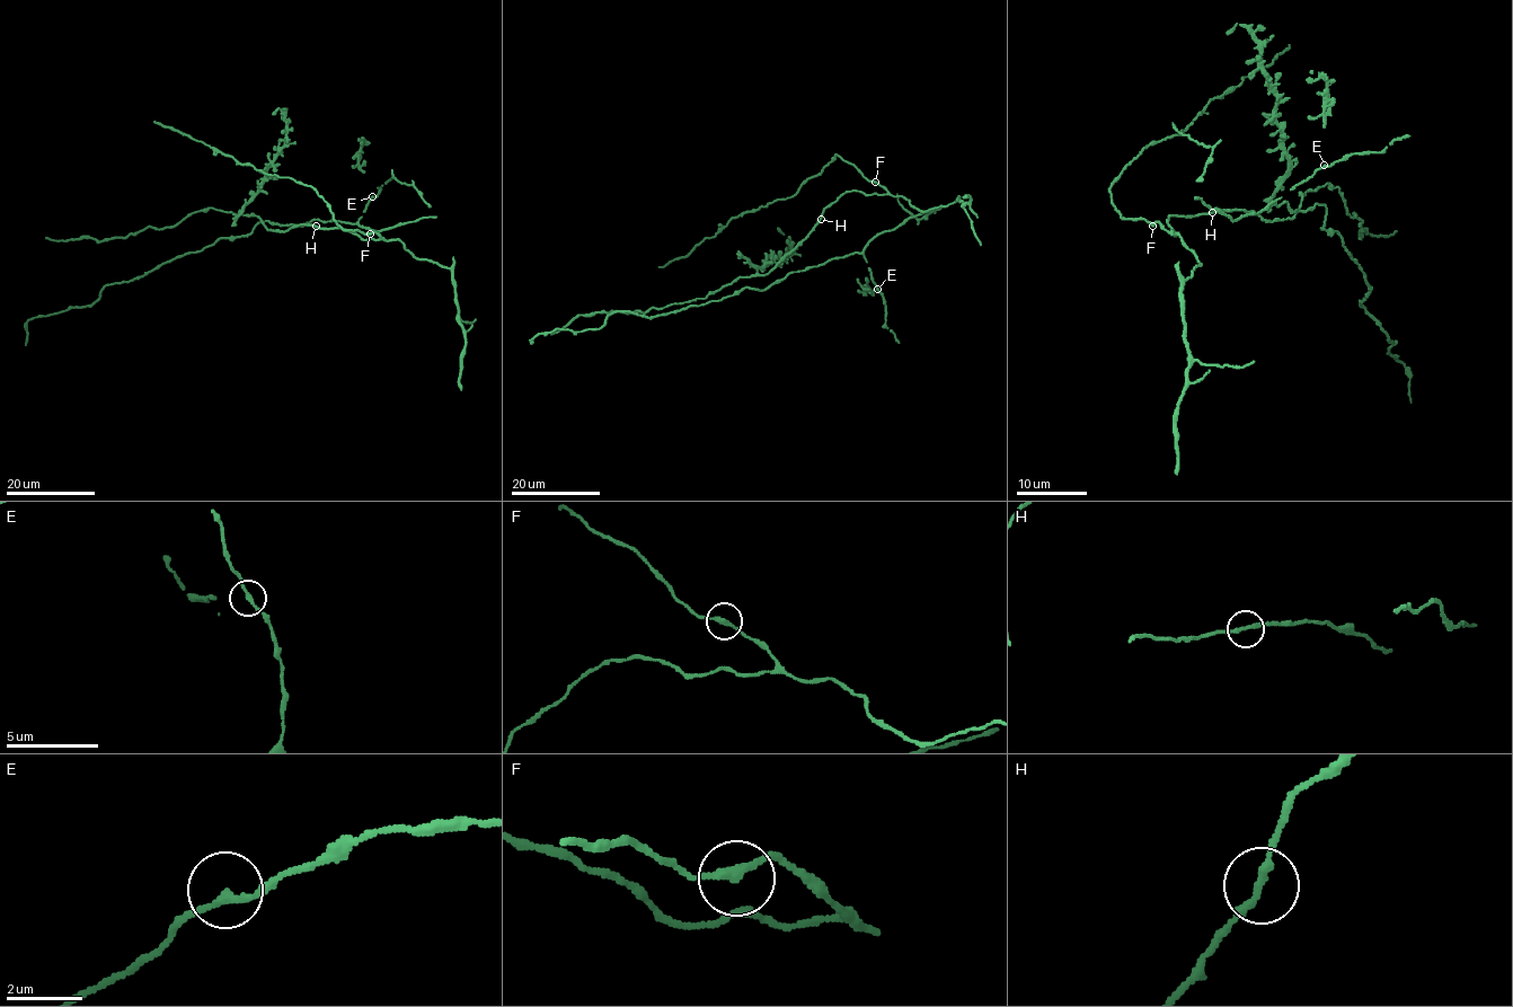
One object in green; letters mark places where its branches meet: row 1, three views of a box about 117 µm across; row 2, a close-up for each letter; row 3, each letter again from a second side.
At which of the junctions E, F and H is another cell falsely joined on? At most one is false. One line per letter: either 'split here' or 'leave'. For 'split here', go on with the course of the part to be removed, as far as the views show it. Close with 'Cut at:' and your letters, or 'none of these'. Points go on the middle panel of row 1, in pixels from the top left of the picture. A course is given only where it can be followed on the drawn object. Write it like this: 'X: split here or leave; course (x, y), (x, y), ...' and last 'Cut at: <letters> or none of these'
E: leave
F: leave
H: leave
Cut at: none of these

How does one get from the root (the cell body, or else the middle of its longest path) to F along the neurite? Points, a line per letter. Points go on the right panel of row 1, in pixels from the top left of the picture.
F: (1212, 211), (1195, 215), (1170, 215), (1167, 221), (1174, 233), (1167, 232), (1158, 221), (1152, 224)

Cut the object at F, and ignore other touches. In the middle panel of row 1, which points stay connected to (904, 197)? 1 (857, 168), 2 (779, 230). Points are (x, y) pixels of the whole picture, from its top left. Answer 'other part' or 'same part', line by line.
1: other part
2: same part

